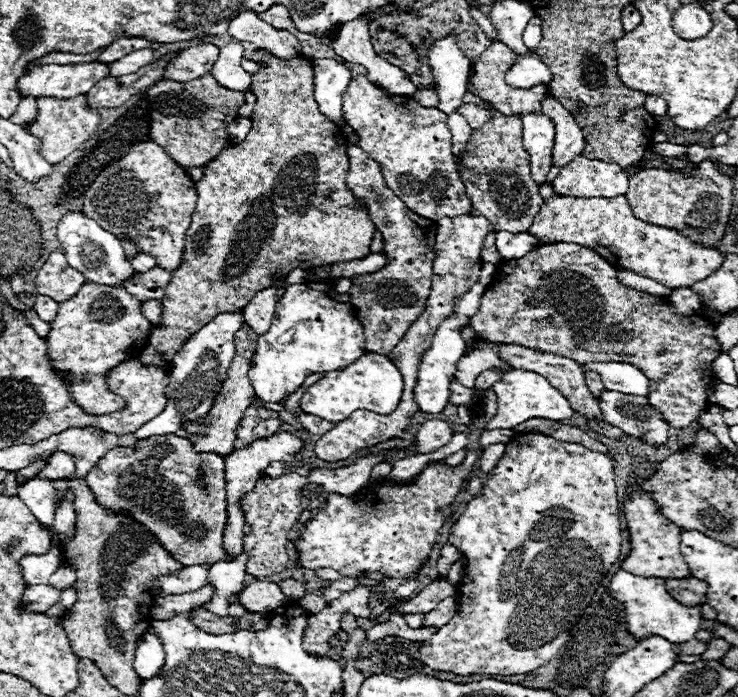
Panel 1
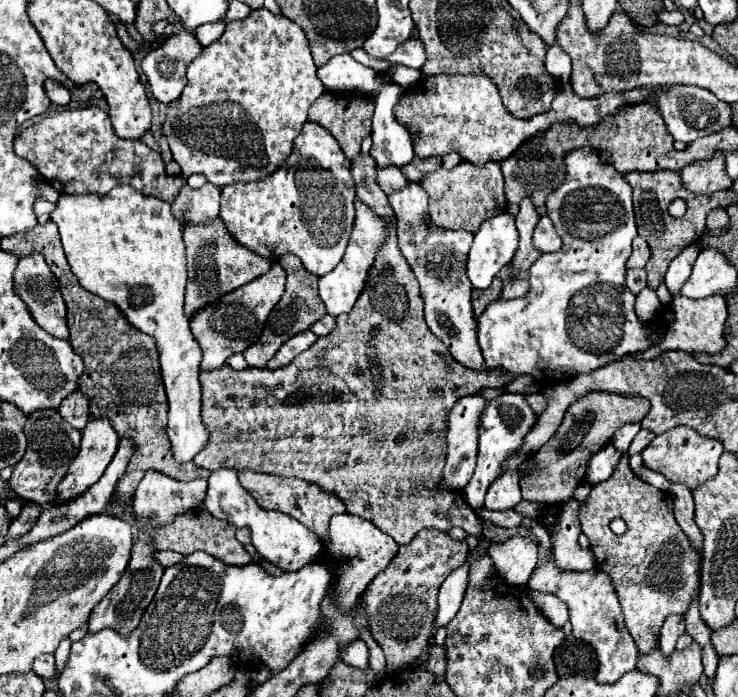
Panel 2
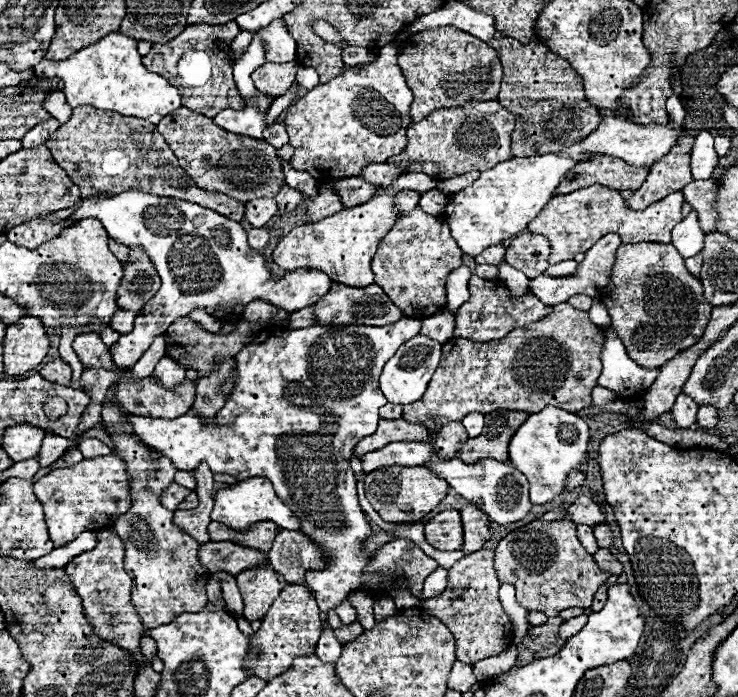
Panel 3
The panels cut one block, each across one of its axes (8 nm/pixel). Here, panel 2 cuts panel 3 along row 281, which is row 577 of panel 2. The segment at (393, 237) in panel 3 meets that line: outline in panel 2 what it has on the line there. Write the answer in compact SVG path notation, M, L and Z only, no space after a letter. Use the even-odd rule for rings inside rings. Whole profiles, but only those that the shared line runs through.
M420 530L408 544L402 544L388 568L364 590L362 606L368 616L370 634L386 656L386 670L398 672L412 666L426 650L438 612L438 590L448 572L460 568L468 558L468 544L452 540L444 532Z

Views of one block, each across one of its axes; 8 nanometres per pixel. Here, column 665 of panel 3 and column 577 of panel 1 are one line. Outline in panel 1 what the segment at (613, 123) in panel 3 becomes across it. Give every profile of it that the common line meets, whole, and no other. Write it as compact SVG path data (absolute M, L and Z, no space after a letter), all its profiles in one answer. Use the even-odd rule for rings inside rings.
M552 96L544 100L544 114L548 114L548 118L552 118L556 126L556 144L552 152L554 166L566 166L568 162L572 162L572 158L576 158L576 154L582 154L584 150L586 142L582 128L576 124L572 114Z

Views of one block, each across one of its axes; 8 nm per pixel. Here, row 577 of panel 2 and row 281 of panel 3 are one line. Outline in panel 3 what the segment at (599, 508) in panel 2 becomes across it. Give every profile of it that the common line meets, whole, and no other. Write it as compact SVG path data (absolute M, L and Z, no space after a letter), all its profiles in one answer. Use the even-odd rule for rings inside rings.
M640 242L640 244L622 244L616 252L616 262L610 272L610 284L600 290L600 302L608 308L612 324L610 330L624 342L628 356L642 368L660 368L668 358L674 358L676 352L696 344L704 334L706 324L710 322L712 306L702 296L702 284L698 278L688 274L684 258L672 244Z

